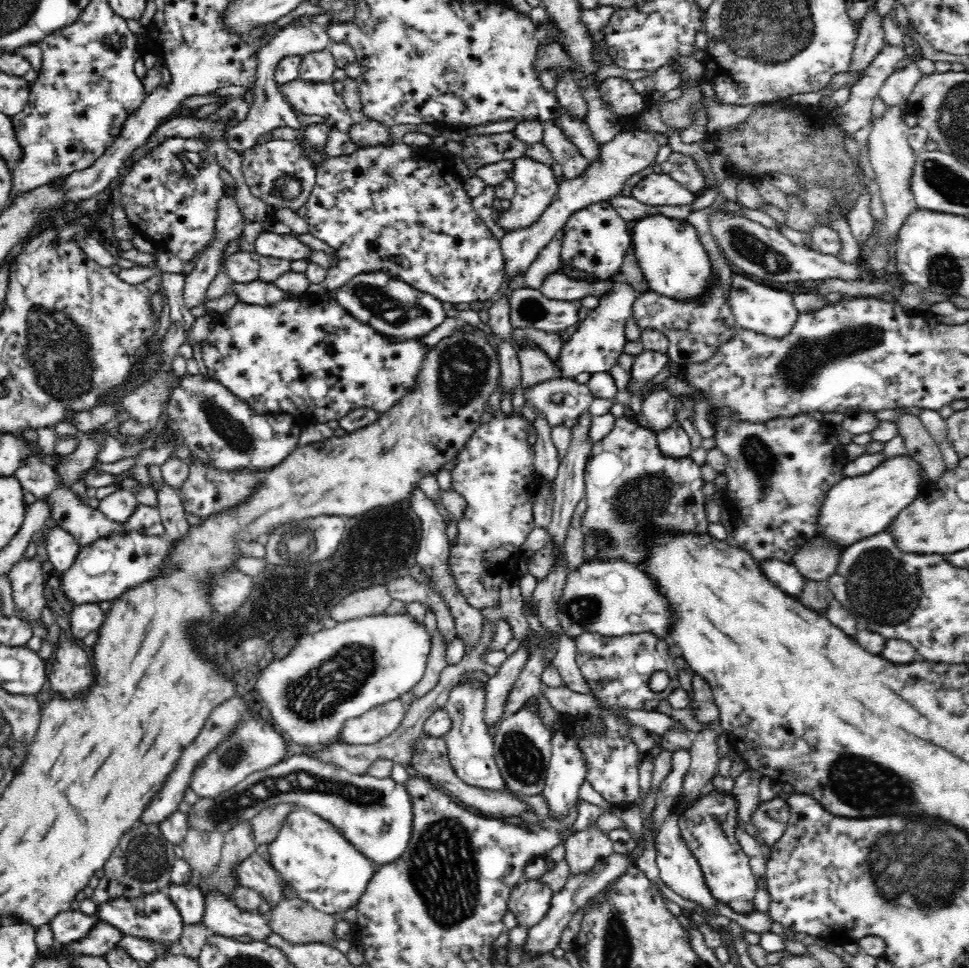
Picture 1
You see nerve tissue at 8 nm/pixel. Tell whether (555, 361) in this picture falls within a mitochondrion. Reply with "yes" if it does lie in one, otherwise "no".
no

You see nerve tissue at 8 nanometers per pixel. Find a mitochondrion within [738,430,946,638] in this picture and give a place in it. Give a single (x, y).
(883, 587)

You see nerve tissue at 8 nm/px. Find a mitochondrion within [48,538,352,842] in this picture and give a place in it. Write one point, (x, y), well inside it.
(294, 598)

